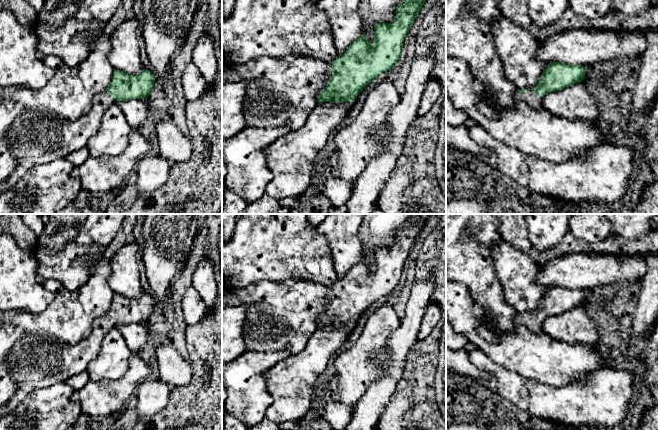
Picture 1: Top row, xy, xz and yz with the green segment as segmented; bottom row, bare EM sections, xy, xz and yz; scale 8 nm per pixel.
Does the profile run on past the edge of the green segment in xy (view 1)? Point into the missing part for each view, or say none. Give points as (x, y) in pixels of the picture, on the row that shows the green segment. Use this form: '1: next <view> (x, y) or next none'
1: next xy (36, 137)

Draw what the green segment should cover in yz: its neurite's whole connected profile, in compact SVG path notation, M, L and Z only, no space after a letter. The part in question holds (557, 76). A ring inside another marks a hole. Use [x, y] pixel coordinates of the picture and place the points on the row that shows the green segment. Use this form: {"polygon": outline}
{"polygon": "M550 63L543 71L537 85L532 89L518 90L515 100L518 103L525 103L532 109L541 109L544 95L583 81L585 74L585 67L582 65Z"}

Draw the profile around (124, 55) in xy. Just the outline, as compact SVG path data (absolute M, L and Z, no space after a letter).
M133 18L124 21L111 34L108 60L115 69L133 75L144 70L138 41L141 30L142 23Z

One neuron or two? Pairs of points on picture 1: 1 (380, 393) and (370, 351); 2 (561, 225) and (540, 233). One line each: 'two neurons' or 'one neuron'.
1: two neurons
2: one neuron

